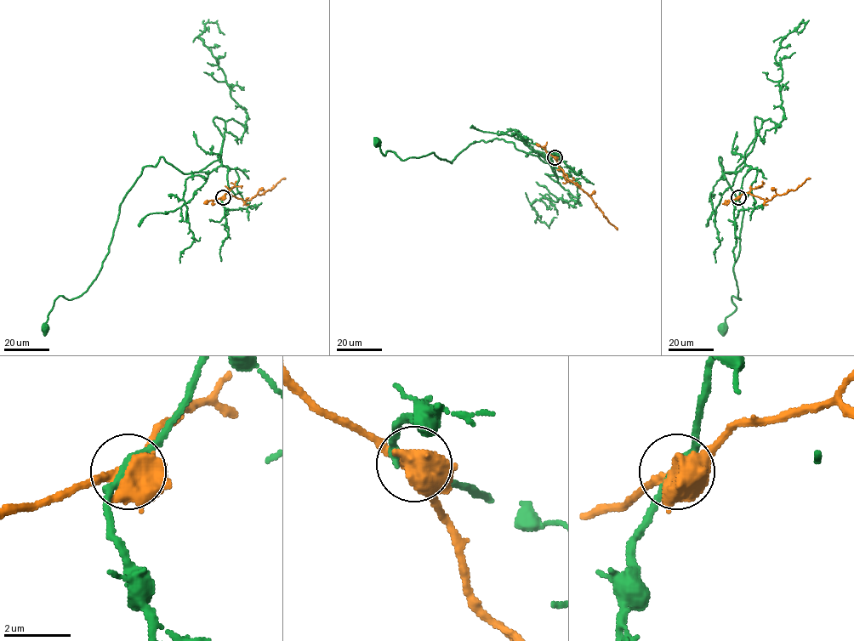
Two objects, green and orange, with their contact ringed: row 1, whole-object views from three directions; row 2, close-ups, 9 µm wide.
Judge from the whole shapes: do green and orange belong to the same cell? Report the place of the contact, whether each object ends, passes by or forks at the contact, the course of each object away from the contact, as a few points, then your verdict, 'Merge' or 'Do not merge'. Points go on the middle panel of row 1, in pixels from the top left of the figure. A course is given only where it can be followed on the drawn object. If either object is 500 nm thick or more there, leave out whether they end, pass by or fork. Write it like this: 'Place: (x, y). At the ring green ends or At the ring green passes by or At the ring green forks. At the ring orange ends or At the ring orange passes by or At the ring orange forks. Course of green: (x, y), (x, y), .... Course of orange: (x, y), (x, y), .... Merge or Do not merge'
Place: (555, 157). Course of green: (555, 157), (556, 174), (497, 138), (474, 142), (452, 163), (433, 152), (403, 160), (385, 155), (377, 142). Course of orange: (555, 157), (568, 178), (590, 196), (617, 229). Do not merge

